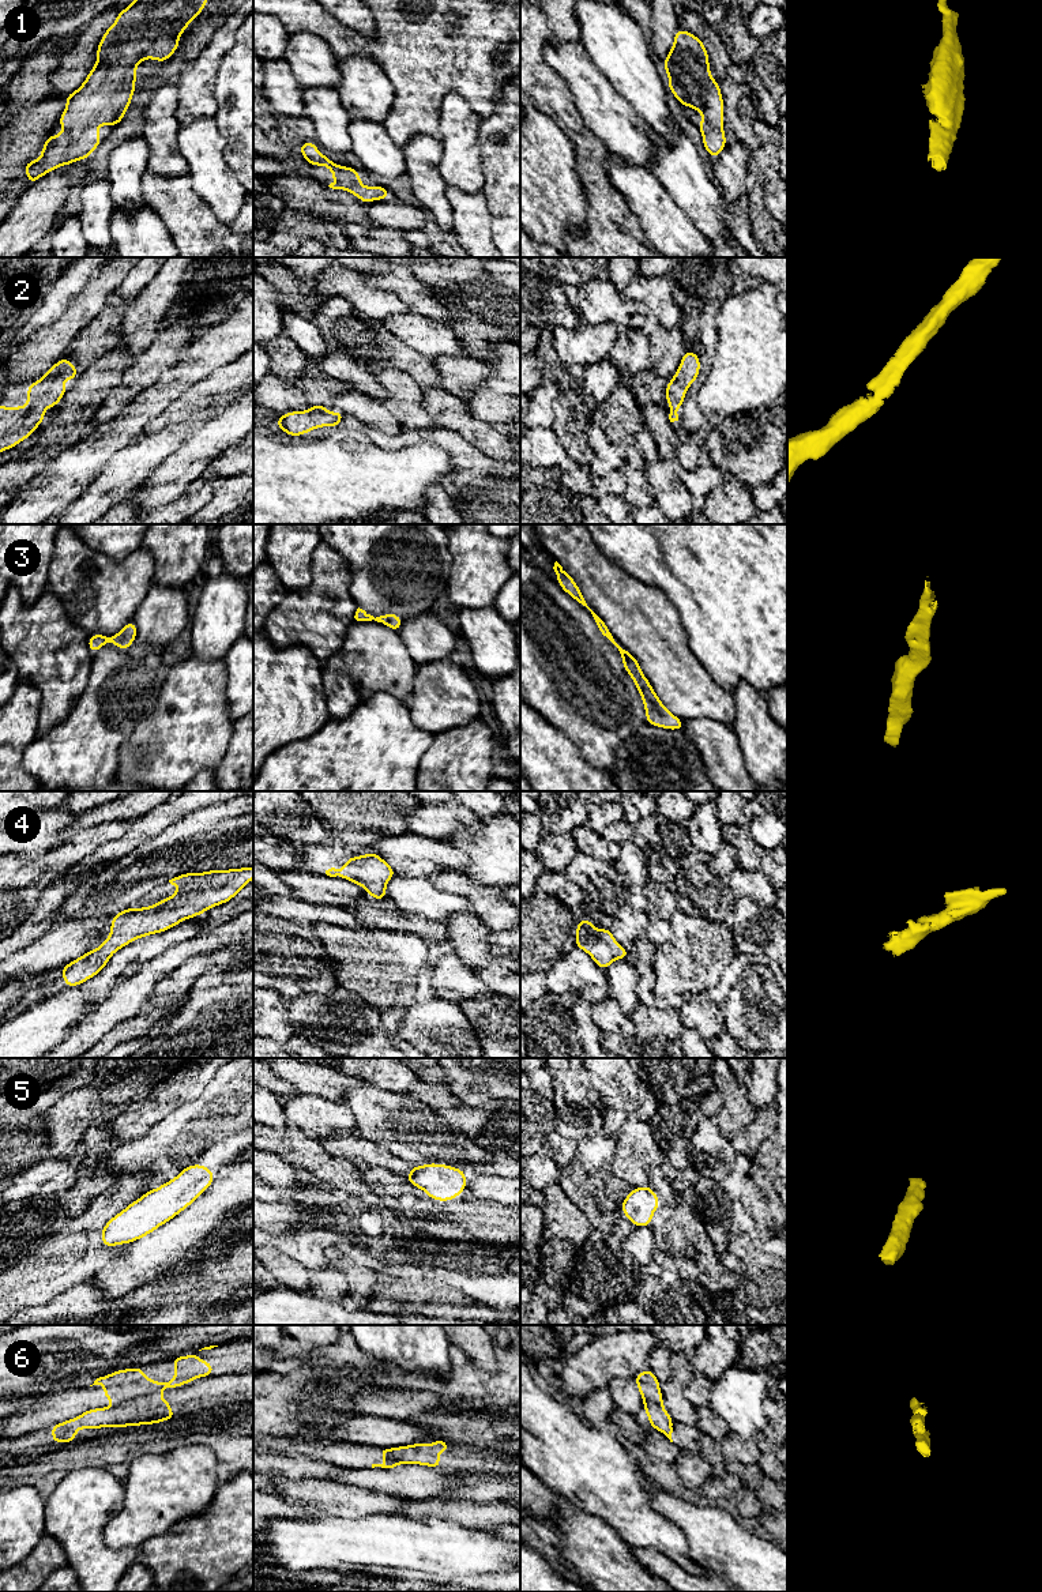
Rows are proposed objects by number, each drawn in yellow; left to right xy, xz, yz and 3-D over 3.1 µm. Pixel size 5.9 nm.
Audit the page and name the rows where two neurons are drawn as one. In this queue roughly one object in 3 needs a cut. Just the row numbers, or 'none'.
6

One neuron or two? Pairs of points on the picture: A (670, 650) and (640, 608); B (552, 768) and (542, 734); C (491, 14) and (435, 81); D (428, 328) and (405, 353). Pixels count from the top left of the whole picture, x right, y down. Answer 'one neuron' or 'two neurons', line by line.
A: one neuron
B: one neuron
C: one neuron
D: two neurons

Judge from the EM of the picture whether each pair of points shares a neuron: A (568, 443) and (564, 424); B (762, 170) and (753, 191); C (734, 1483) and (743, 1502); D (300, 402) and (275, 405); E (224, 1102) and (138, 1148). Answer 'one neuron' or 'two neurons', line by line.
A: one neuron
B: two neurons
C: two neurons
D: one neuron
E: one neuron

